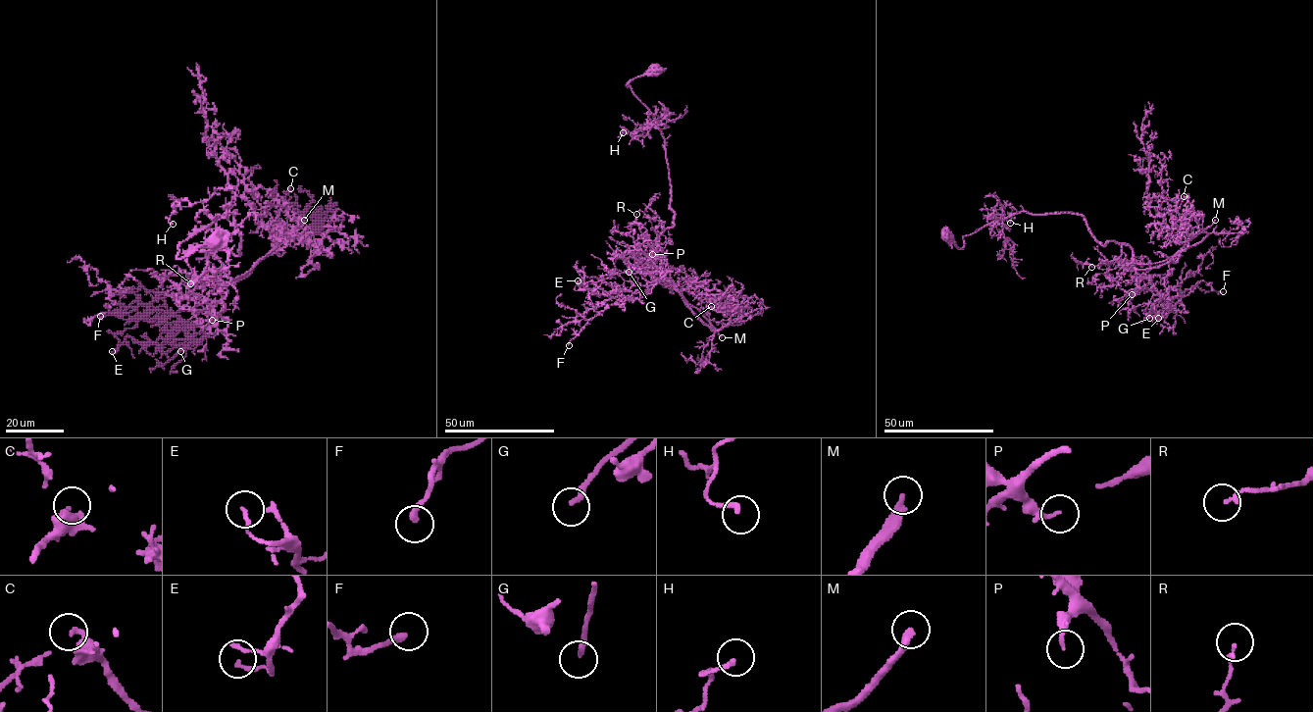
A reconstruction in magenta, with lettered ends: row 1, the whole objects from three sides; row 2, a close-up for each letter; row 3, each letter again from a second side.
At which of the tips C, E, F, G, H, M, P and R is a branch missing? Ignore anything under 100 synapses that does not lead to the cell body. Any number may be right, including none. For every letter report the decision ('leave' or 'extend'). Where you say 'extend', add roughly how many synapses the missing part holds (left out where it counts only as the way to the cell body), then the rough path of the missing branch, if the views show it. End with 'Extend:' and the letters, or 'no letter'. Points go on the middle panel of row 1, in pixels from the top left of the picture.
C: leave
E: leave
F: leave
G: leave
H: leave
M: extend; about 700 synapses; missing branch runs (722, 337), (742, 337), (735, 327), (741, 323), (715, 315), (697, 297), (678, 293)
P: leave
R: leave
Extend: M

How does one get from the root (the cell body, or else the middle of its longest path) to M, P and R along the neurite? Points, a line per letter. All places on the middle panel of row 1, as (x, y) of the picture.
M: (655, 72), (627, 85), (660, 131), (671, 187), (673, 225), (649, 255), (661, 258), (665, 277), (722, 337)
P: (655, 72), (627, 85), (655, 120), (666, 154), (674, 220), (649, 254), (662, 257), (661, 266), (652, 254)
R: (655, 72), (627, 85), (649, 110), (664, 141), (674, 220), (649, 255), (661, 254), (635, 224), (636, 214)

